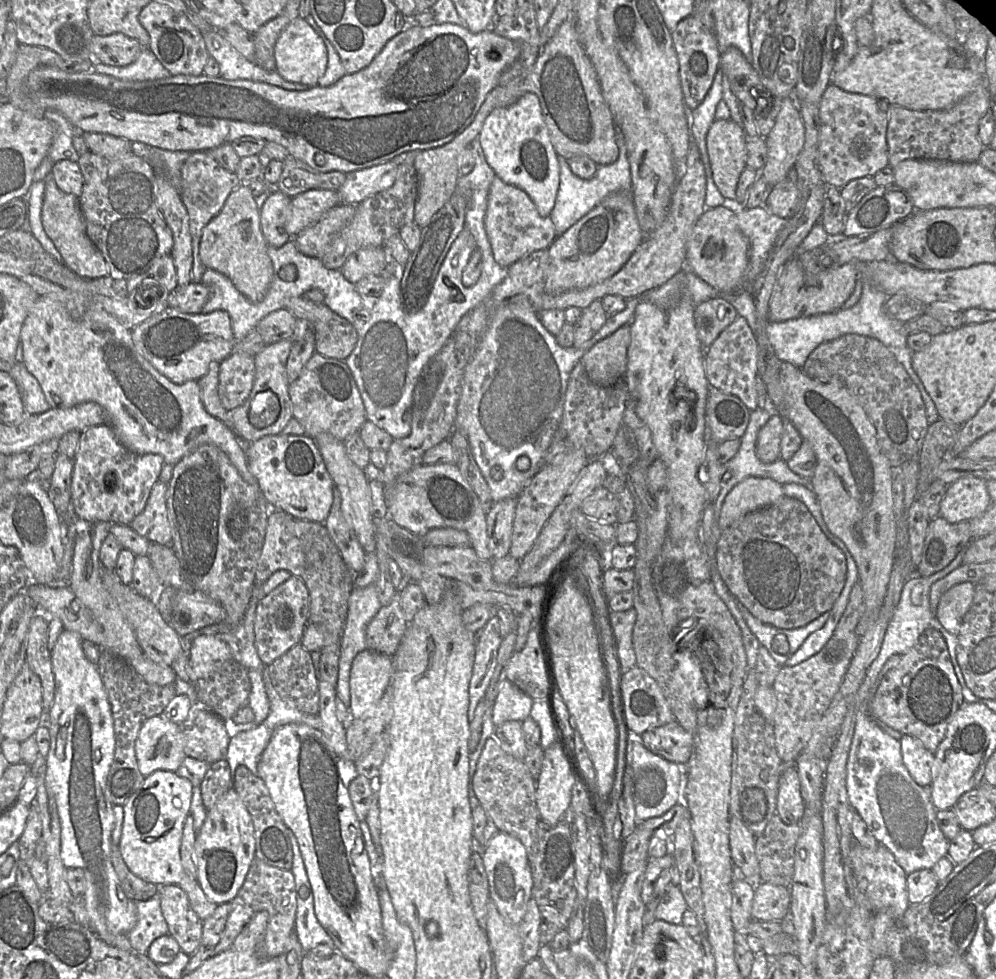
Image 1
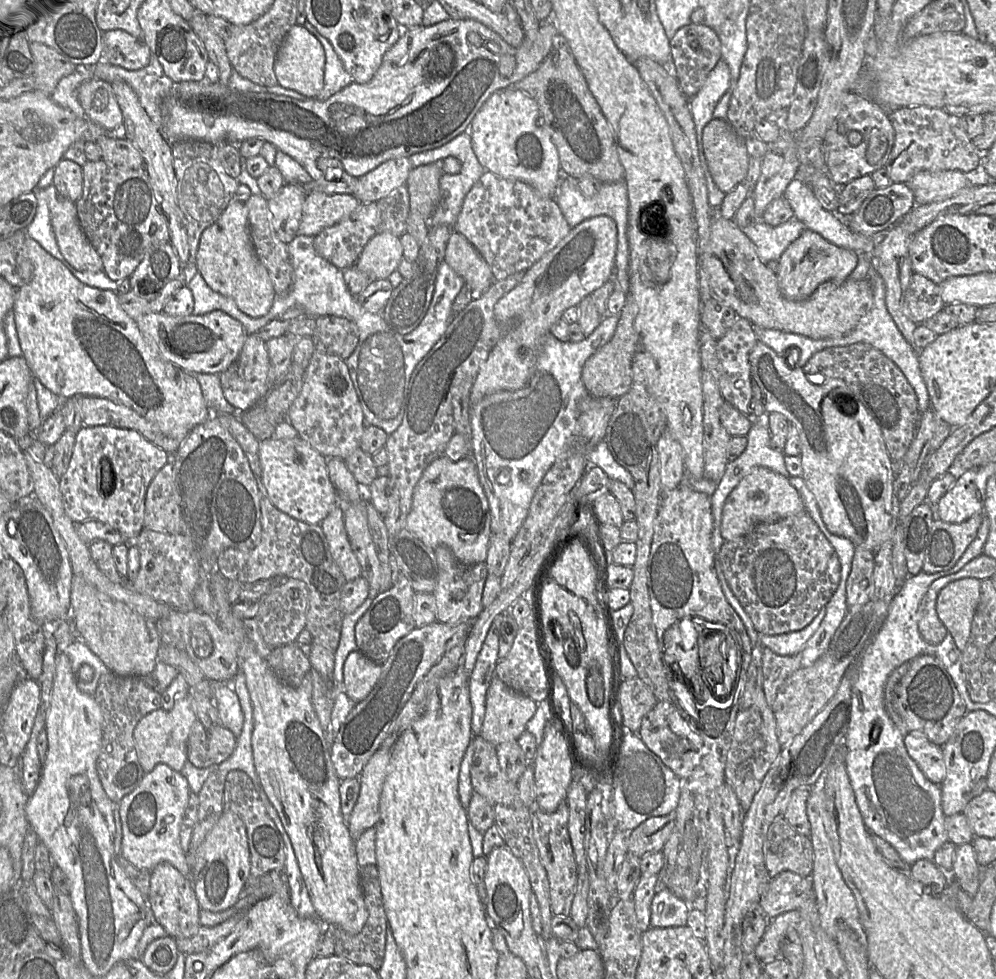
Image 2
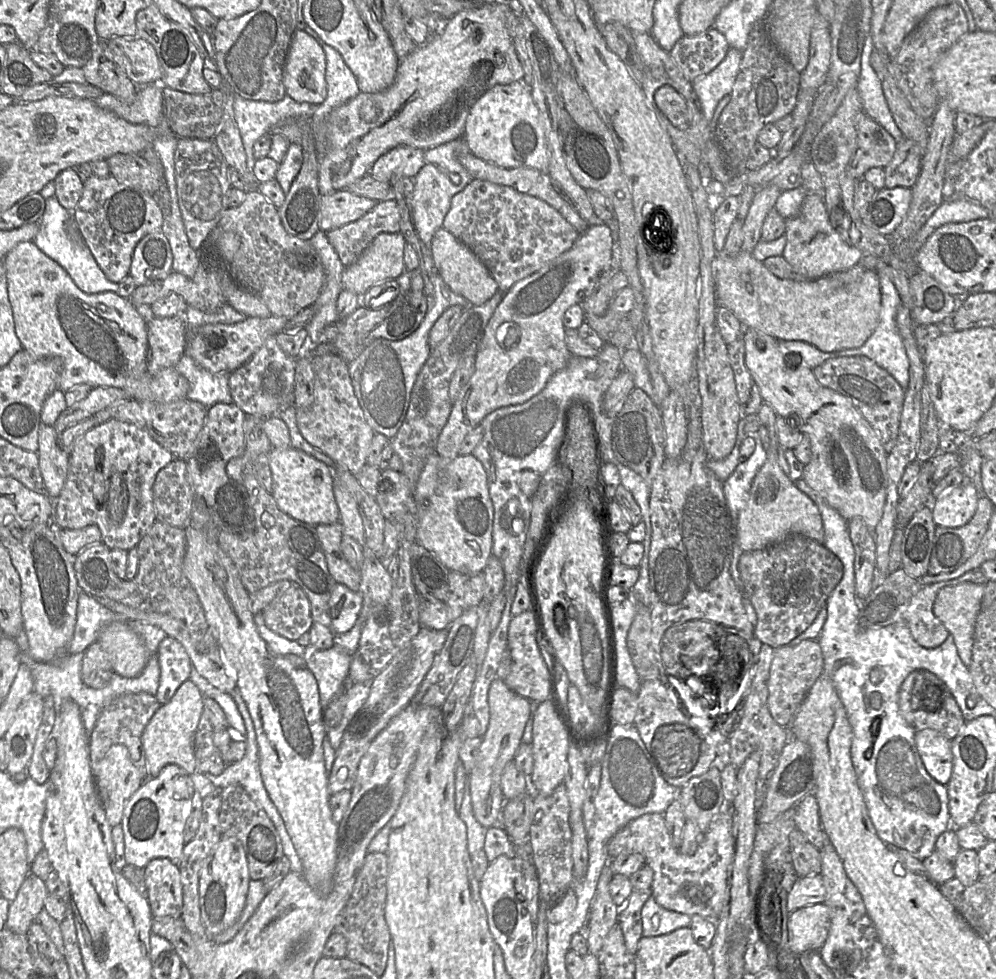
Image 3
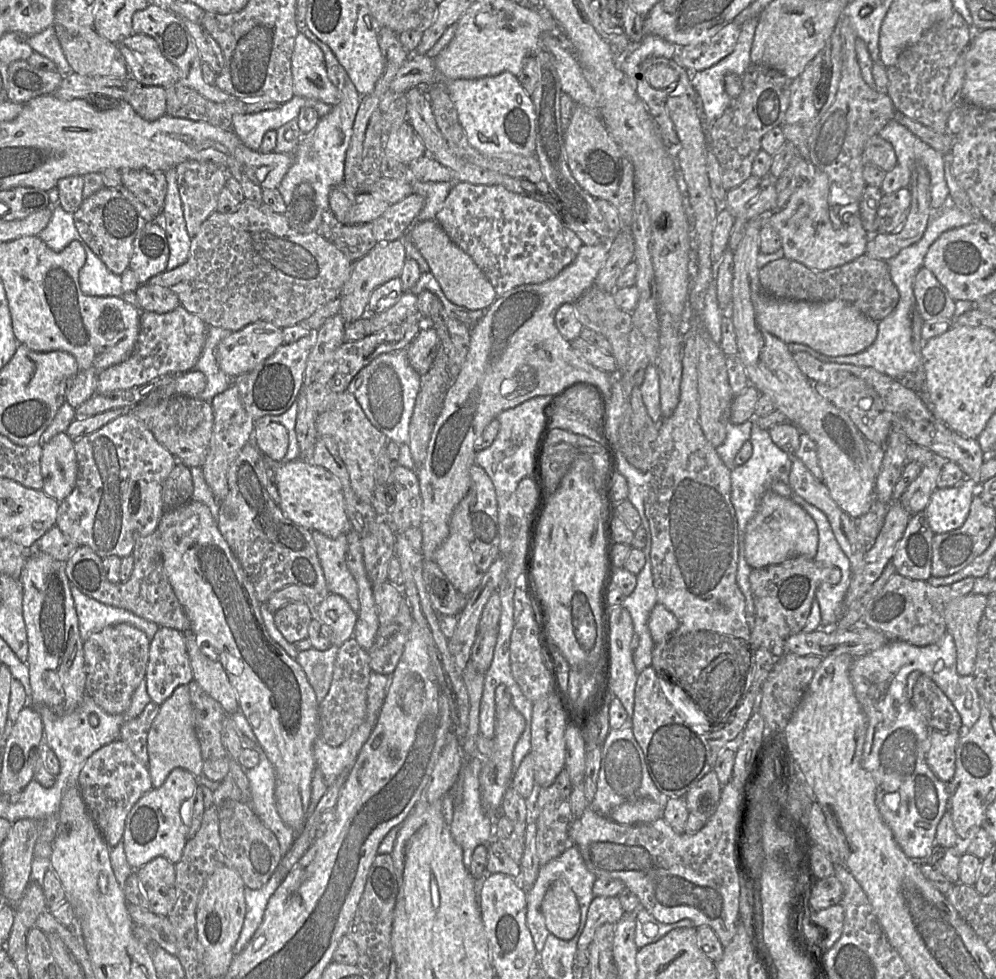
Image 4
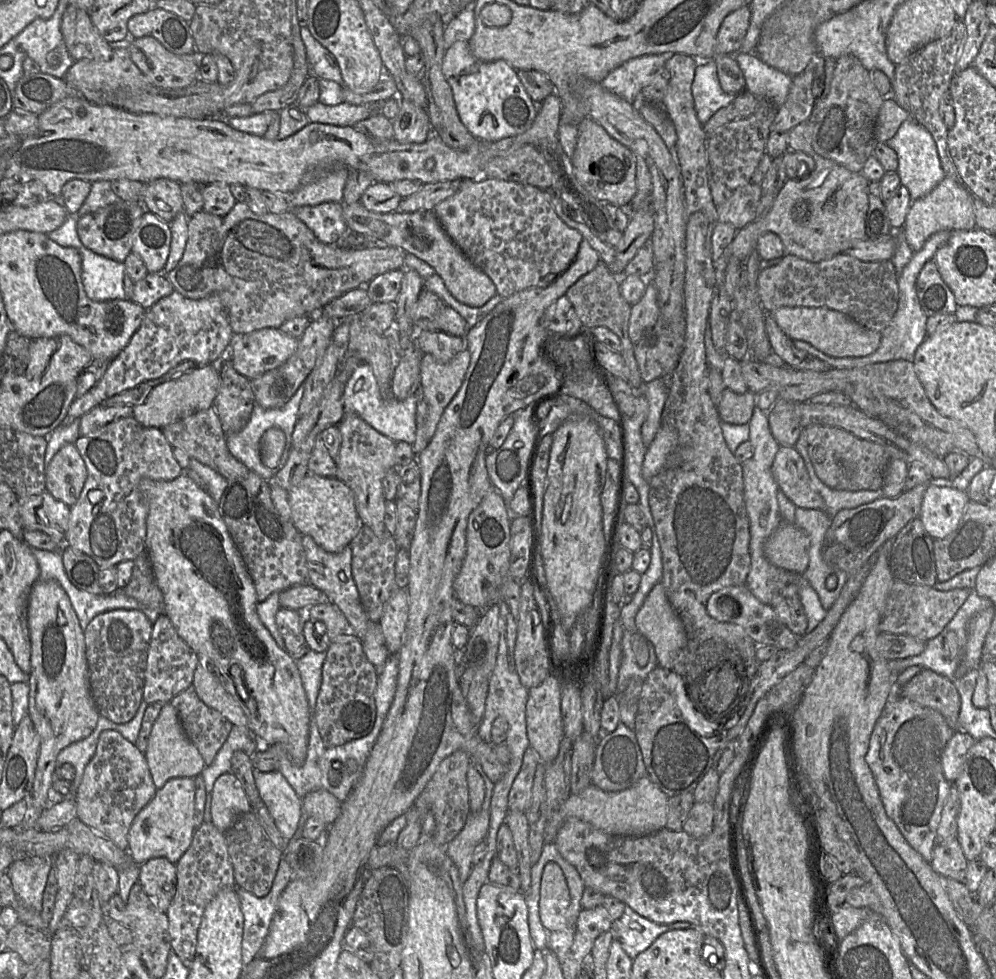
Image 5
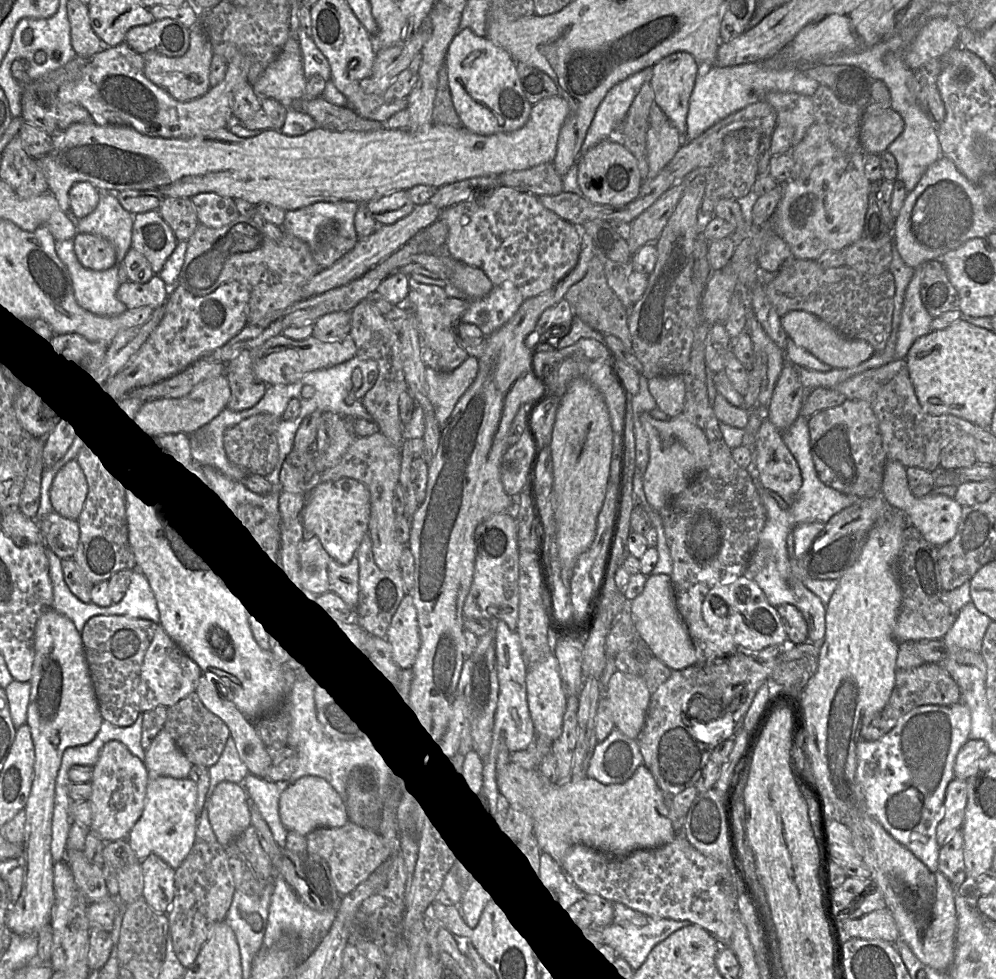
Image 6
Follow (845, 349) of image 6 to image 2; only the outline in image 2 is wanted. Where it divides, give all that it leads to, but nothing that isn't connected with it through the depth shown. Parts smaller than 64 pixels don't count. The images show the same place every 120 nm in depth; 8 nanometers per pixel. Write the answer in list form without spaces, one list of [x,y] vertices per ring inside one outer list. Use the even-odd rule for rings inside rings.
[[[717,211],[714,212],[711,221],[709,241],[700,252],[699,266],[707,276],[713,296],[731,307],[739,317],[747,319],[754,326],[796,333],[812,339],[841,337],[849,333],[869,313],[873,305],[873,290],[868,278],[862,280],[848,278],[840,283],[827,281],[820,284],[805,300],[786,299],[779,290],[777,275],[760,261],[748,236],[732,219],[721,217]]]

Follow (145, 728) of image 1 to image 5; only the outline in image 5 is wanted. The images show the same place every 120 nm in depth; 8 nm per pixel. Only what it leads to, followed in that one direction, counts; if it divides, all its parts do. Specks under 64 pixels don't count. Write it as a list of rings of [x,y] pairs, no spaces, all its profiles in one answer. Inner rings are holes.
[[[171,703],[163,704],[160,714],[150,733],[148,747],[144,755],[152,780],[157,789],[162,788],[171,778],[195,778],[200,775],[206,767],[199,750],[185,734],[177,715],[177,711]]]

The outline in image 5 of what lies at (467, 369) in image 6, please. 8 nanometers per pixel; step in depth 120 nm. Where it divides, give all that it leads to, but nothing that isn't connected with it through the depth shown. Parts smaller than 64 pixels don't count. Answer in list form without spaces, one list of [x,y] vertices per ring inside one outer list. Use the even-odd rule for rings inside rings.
[[[466,349],[449,362],[442,363],[431,354],[423,354],[420,373],[420,395],[428,405],[427,437],[431,439],[440,418],[460,389],[470,364],[470,352]]]

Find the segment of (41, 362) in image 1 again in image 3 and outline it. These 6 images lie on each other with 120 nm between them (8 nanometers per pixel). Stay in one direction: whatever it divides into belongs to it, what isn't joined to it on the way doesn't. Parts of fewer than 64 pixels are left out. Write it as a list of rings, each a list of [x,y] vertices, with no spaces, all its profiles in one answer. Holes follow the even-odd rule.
[[[21,241],[11,251],[9,251],[3,258],[5,266],[6,282],[8,289],[8,297],[12,307],[15,333],[20,340],[23,349],[38,358],[58,358],[61,361],[61,372],[59,376],[58,389],[63,392],[80,384],[89,385],[92,389],[96,387],[115,387],[125,391],[129,398],[137,401],[155,401],[155,402],[173,402],[179,399],[187,398],[189,390],[189,383],[187,379],[182,376],[175,367],[162,369],[157,374],[150,374],[147,370],[147,323],[135,310],[134,305],[127,298],[120,296],[118,293],[106,291],[101,293],[87,294],[81,291],[73,282],[67,271],[56,261],[43,253],[33,241]]]

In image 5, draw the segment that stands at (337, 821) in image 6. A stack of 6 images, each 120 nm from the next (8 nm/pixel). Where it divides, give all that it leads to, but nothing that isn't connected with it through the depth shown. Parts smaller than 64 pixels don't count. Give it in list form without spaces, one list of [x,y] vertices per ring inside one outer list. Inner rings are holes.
[[[327,790],[309,792],[302,798],[302,816],[316,818],[328,826],[338,818],[341,802]]]

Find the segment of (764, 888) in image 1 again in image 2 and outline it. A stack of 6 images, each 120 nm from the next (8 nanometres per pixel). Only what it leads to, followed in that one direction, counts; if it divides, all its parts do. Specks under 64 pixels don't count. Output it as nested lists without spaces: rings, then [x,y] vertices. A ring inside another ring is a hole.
[[[785,871],[770,880],[759,905],[769,920],[789,911],[799,910],[815,896],[811,877]]]

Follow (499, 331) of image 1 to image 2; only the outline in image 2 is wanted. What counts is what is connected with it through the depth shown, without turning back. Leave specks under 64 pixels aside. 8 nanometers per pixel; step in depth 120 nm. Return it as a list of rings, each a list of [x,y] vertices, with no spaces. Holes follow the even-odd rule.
[[[605,315],[602,321],[600,322],[599,326],[597,327],[597,329],[594,330],[590,336],[586,337],[585,340],[580,341],[580,342],[570,342],[570,341],[561,342],[551,333],[546,334],[541,340],[541,343],[539,346],[539,354],[532,367],[532,371],[529,376],[529,379],[522,388],[517,389],[517,390],[497,391],[489,395],[486,395],[480,400],[474,401],[474,403],[472,403],[470,407],[470,423],[471,423],[471,429],[472,429],[471,451],[473,453],[474,462],[478,470],[479,482],[482,486],[482,489],[485,493],[485,496],[489,504],[489,511],[490,511],[490,518],[491,518],[491,523],[490,523],[491,534],[504,535],[509,541],[512,541],[514,539],[514,537],[518,533],[519,529],[521,528],[527,516],[533,494],[535,490],[537,489],[537,487],[539,486],[542,478],[544,477],[546,472],[550,469],[550,467],[557,461],[557,459],[562,454],[564,454],[567,450],[570,449],[573,440],[576,438],[576,424],[580,416],[578,403],[584,396],[587,396],[589,394],[582,380],[583,366],[591,355],[593,355],[599,348],[601,348],[602,346],[604,346],[607,342],[611,340],[611,338],[613,337],[615,333],[618,321],[619,321],[619,315]],[[501,470],[508,470],[509,472],[509,482],[507,484],[499,483],[497,480],[498,473]],[[521,471],[525,471],[527,473],[527,479],[521,479],[521,476],[520,476]]]

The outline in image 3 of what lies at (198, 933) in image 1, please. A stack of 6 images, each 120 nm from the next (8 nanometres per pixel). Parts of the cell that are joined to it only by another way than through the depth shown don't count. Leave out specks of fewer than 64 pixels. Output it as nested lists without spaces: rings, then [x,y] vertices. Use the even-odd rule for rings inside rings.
[[[155,858],[144,867],[144,877],[153,917],[180,916],[183,890],[179,867],[169,858]]]

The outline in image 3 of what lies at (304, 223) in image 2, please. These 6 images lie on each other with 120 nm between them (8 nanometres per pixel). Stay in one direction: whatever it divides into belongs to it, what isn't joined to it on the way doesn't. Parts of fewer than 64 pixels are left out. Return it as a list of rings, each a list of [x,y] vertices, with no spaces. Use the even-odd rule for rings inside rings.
[[[347,189],[321,196],[319,229],[323,232],[354,222],[374,208],[376,201]]]

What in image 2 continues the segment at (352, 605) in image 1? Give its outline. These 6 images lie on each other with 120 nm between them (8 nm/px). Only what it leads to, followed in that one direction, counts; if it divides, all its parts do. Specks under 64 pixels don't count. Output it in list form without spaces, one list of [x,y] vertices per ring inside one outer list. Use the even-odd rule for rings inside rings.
[[[370,590],[369,597],[354,612],[346,614],[343,617],[341,637],[334,654],[334,679],[331,686],[341,686],[343,688],[344,663],[348,655],[357,650],[355,626],[359,619],[368,610],[376,595],[377,593],[371,592]]]

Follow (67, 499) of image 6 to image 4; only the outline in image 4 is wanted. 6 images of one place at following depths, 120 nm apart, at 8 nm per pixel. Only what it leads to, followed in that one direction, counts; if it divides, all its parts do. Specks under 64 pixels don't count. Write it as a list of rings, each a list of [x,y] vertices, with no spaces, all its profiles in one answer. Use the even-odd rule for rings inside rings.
[[[61,432],[42,444],[43,491],[59,503],[74,489],[78,471],[74,441]]]

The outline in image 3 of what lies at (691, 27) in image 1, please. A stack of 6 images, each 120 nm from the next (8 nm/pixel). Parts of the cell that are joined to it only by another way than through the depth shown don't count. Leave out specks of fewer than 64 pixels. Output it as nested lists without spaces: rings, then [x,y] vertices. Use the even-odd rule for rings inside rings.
[[[711,27],[695,35],[683,35],[670,55],[685,77],[692,81],[711,72],[726,56],[730,46],[717,28]]]

